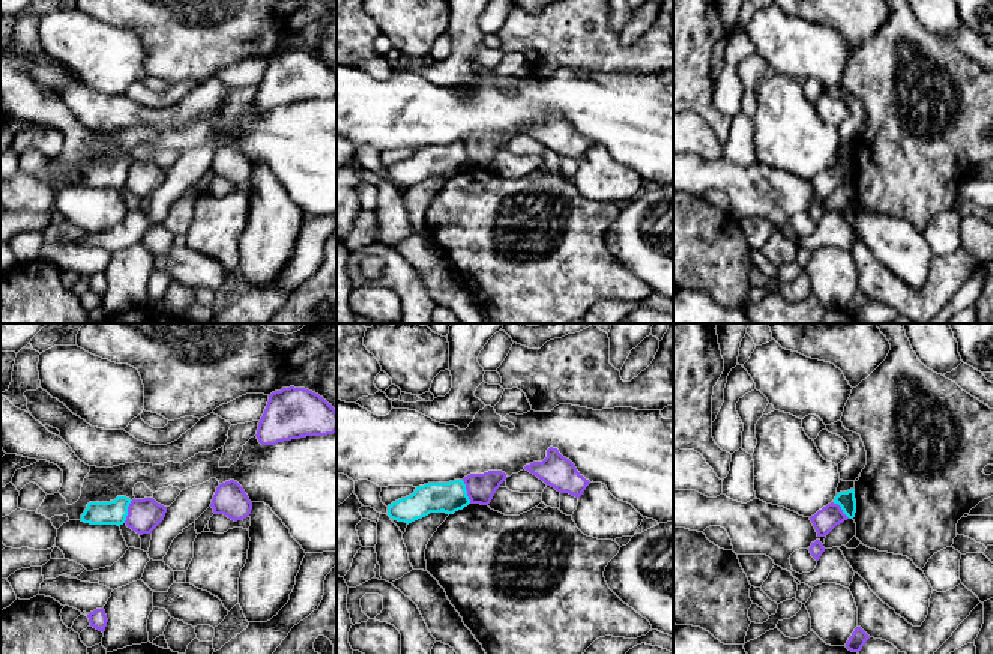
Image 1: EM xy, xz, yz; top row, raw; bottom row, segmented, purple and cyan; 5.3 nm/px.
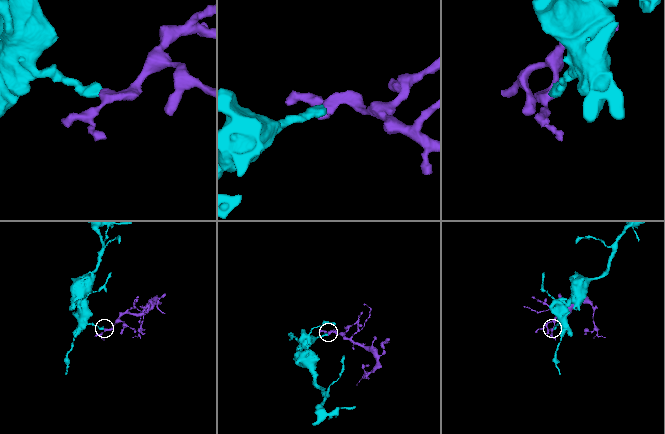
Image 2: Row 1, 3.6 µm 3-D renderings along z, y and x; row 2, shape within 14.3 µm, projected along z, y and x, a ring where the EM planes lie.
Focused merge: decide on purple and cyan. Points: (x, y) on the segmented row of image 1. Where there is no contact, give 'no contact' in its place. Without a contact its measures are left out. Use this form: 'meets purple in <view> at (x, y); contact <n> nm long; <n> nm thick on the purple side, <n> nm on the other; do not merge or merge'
meets purple in xz at (467, 492); contact 140 nm long; 160 nm thick on the purple side, 160 nm on the other; do not merge

